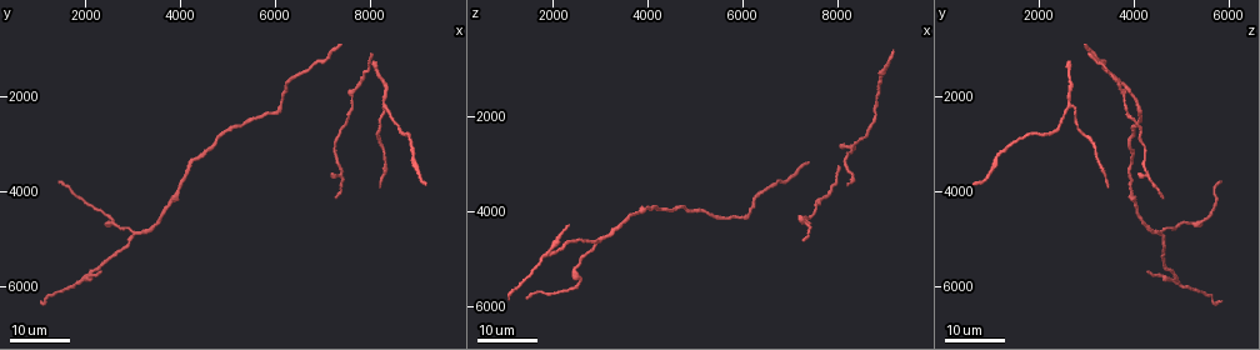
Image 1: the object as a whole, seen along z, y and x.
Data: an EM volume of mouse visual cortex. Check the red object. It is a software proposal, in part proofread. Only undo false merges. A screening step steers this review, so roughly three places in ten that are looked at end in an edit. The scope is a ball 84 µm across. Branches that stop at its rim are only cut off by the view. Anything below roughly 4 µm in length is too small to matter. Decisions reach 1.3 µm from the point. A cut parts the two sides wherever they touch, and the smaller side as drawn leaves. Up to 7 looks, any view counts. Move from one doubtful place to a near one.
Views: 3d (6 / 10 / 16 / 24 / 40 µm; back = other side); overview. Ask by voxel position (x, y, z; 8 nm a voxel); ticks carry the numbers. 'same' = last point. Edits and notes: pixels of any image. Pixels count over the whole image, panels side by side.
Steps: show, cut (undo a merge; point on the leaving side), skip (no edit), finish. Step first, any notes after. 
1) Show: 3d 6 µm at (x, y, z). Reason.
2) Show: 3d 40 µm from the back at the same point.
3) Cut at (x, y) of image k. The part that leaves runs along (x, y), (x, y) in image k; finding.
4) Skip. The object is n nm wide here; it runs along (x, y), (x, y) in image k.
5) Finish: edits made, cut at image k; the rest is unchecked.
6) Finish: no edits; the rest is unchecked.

Show: 3d 16 µm at (3050, 4950, 4550). Three-way junction.

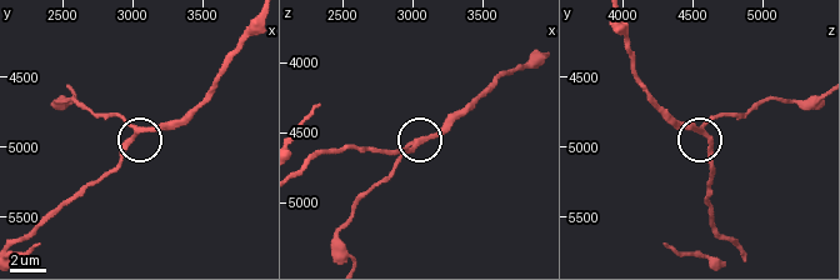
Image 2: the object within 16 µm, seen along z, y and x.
Show: 3d 6 µm at (3020, 4880, 4560).

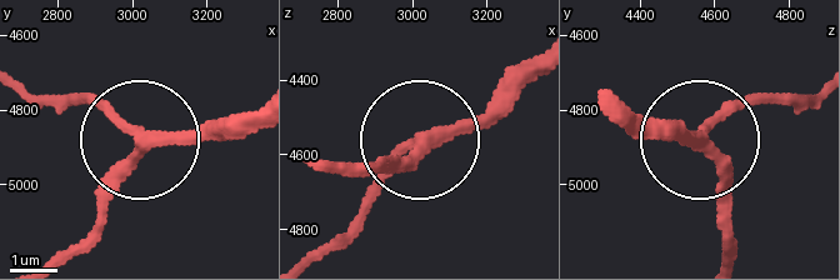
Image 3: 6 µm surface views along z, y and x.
Skip. 3 arms meet here; it runs along (258, 105), (150, 141), (71, 98) in image 3; continuous, no second neuron.

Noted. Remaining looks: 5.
Show: 3d 24 µm at (1950, 5850, 4800). A fork.

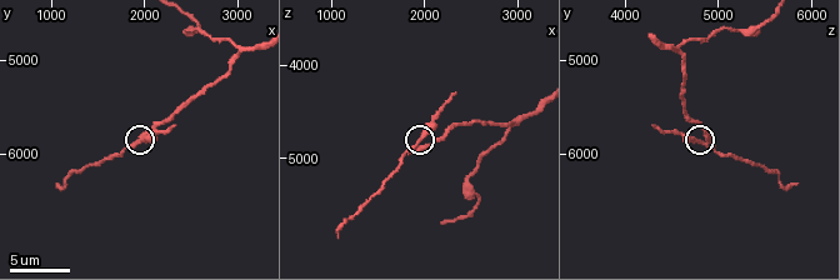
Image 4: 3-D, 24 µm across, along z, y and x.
Show: 3d 10 µm at (1950, 5900, 4850).

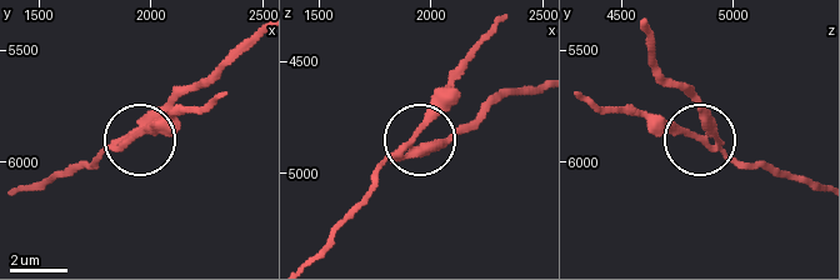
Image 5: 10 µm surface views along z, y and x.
Cut at (424, 129) of image 5. The object is 240 nm wide here; the part that leaves runs along (400, 149), (458, 65), (501, 23) in image 5; a second neuron is stuck on.

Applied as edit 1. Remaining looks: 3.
Show: overview.

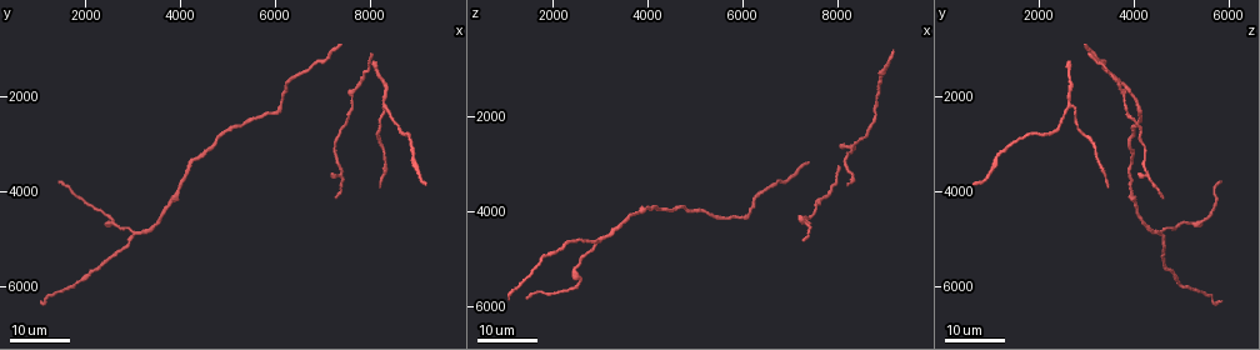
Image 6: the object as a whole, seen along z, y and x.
Show: 3d 24 µm at (8300, 2150, 2650). Branch point.

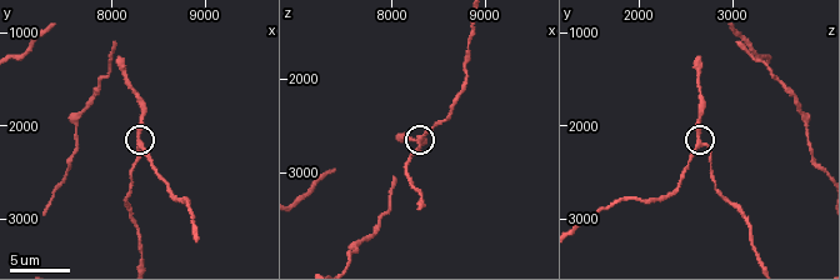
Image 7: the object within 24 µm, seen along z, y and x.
Show: 3d 10 µm at (8300, 2200, 2700).

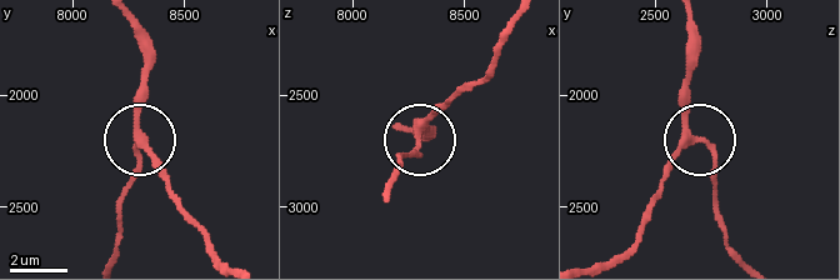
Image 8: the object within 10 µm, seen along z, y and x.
Skip. 3 arms meet here; all the same neuron.

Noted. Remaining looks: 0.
Finish: edits made, cut at image 5; the rest is unchecked.

